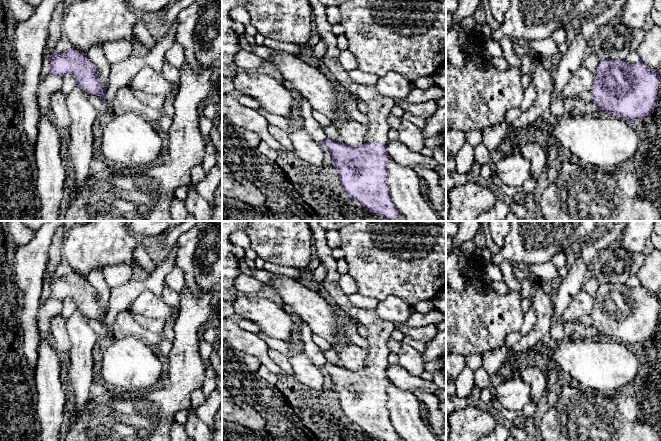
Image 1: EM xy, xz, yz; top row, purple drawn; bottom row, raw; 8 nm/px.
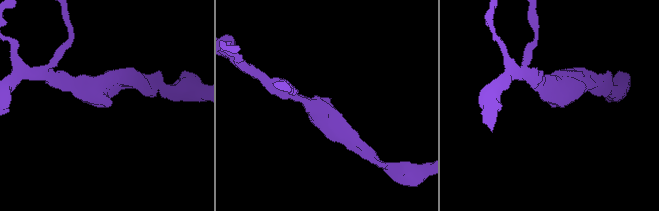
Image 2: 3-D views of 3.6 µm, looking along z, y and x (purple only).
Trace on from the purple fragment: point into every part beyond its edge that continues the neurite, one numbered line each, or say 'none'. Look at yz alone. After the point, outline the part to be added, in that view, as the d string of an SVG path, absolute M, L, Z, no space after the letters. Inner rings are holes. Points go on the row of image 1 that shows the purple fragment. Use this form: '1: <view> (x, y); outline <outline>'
1: yz (585, 96); outline M583 92L572 97L573 99L581 100L583 102L592 101L592 95L590 92Z

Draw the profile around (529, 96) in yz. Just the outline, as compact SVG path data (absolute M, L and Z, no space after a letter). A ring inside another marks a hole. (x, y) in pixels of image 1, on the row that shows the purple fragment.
M513 42L513 49L519 57L528 56L532 60L532 67L529 72L530 82L529 85L524 90L524 95L520 104L520 109L522 113L524 113L532 107L536 99L536 88L531 78L531 71L535 68L538 62L537 62L537 58L532 54L532 52L529 49L525 49L521 47L519 44L514 42Z

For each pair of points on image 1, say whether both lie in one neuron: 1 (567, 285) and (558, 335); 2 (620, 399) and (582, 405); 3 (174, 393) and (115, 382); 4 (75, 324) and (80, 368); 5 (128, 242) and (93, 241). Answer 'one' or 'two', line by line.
1: one
2: two
3: two
4: one
5: one

